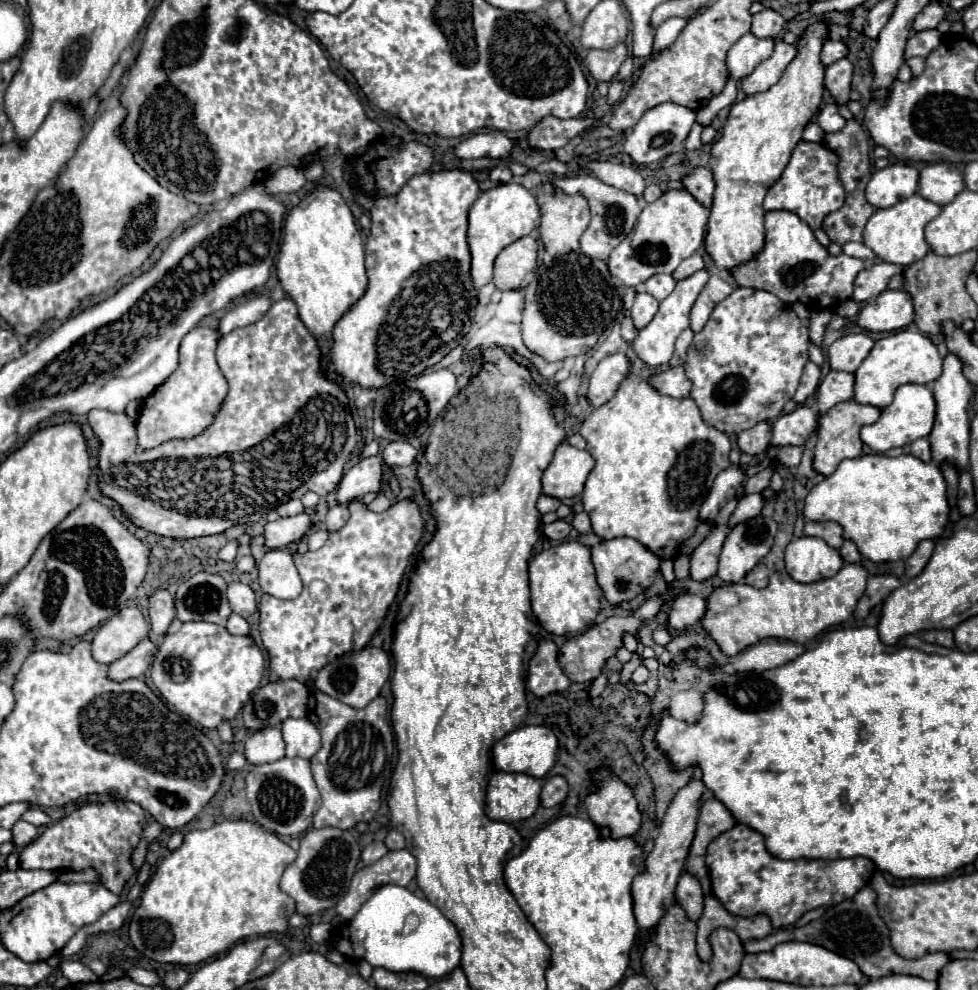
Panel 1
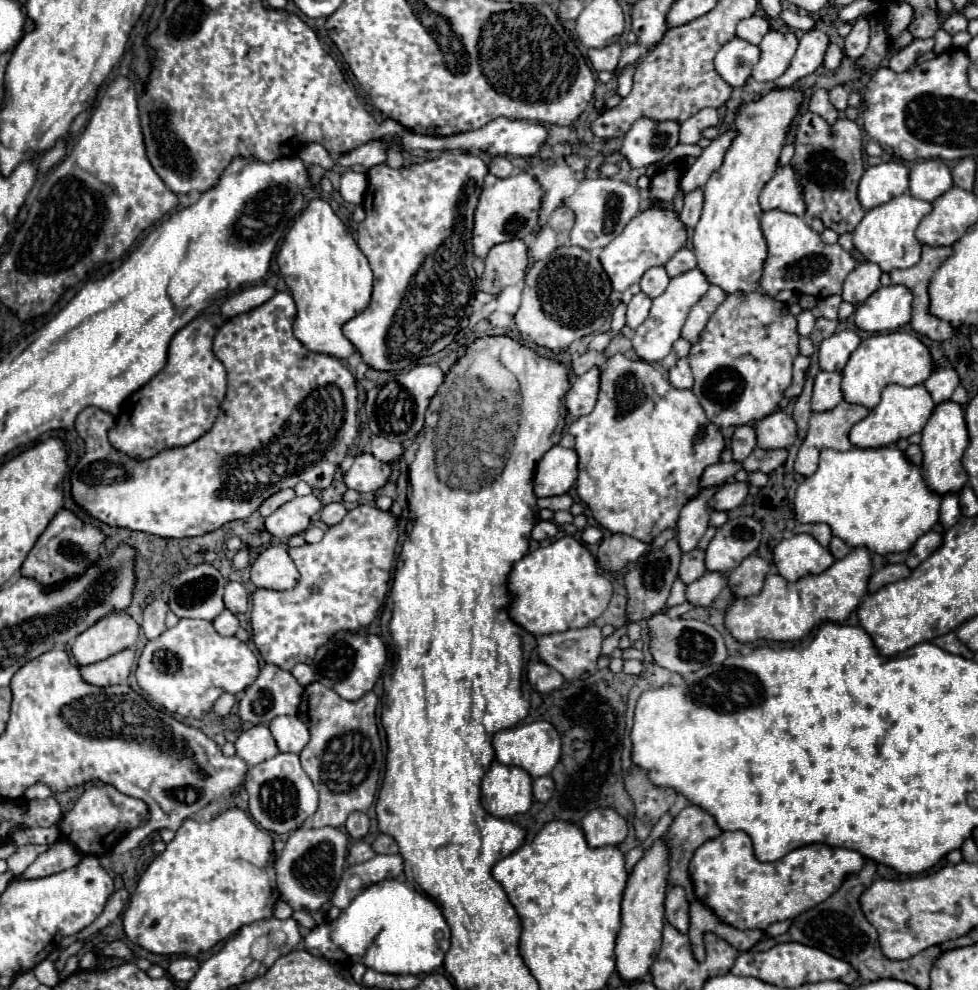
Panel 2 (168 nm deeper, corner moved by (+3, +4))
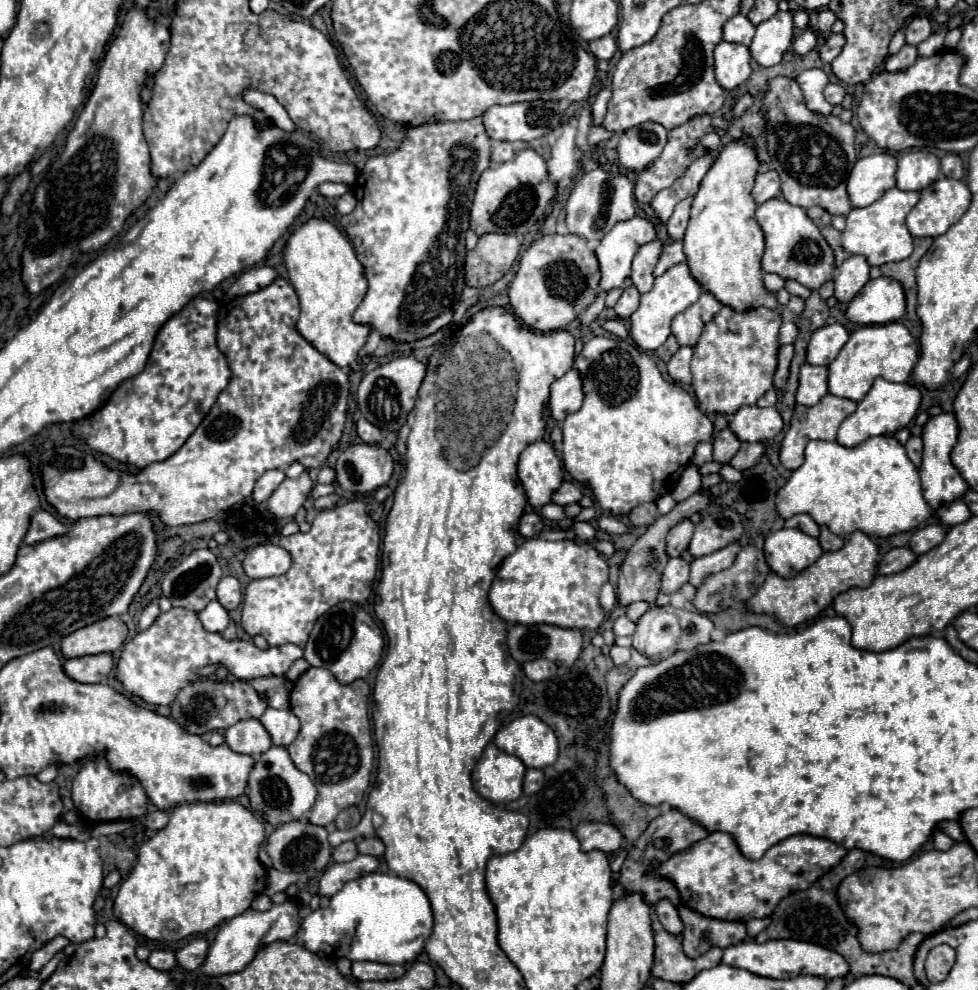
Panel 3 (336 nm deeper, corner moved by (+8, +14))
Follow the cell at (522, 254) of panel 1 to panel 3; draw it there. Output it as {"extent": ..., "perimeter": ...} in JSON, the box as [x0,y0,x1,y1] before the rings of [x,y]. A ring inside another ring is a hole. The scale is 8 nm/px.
{"extent":[464,234,520,288],"perimeter":[[[484,234],[474,250],[466,252],[464,280],[466,286],[484,288],[500,280],[516,262],[520,242],[512,234]]]}

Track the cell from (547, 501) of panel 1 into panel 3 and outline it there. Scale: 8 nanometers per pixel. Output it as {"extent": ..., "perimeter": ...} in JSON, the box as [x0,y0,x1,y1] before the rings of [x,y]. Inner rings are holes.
{"extent":[552,482,582,506],"perimeter":[[[564,482],[552,496],[552,502],[554,504],[560,504],[560,506],[568,506],[568,504],[574,504],[574,502],[580,502],[582,498],[582,492],[580,488],[574,484],[574,482]]]}

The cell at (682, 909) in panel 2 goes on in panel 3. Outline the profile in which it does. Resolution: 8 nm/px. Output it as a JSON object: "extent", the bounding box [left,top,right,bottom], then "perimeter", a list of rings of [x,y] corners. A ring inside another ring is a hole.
{"extent":[656,900,682,936],"perimeter":[[[660,900],[656,904],[656,916],[658,916],[658,920],[666,932],[670,932],[674,936],[682,934],[682,920],[680,920],[676,908],[668,900]]]}

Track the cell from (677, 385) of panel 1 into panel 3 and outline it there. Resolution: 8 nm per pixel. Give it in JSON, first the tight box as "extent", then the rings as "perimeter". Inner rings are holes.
{"extent":[668,346,694,384],"perimeter":[[[682,346],[670,358],[668,374],[672,376],[672,380],[676,380],[680,384],[690,384],[692,382],[692,374],[690,374],[690,358],[692,358],[692,354],[694,354],[694,350],[690,346]]]}

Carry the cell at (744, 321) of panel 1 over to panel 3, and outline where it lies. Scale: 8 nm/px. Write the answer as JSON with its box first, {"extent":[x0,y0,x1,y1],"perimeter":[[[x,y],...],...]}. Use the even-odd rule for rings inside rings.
{"extent":[692,306,782,416],"perimeter":[[[722,306],[720,314],[704,326],[702,336],[694,346],[692,386],[702,410],[732,416],[740,406],[756,404],[756,400],[770,390],[778,364],[780,326],[782,320],[776,310],[756,308],[736,312]]]}

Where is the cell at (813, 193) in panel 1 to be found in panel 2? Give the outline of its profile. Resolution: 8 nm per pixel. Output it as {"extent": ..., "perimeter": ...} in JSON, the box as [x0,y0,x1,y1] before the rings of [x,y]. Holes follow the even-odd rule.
{"extent":[759,164,805,216],"perimeter":[[[791,164],[777,168],[775,176],[765,184],[759,196],[763,210],[783,210],[797,216],[805,214],[805,198],[801,198],[801,186],[797,186],[795,170]]]}

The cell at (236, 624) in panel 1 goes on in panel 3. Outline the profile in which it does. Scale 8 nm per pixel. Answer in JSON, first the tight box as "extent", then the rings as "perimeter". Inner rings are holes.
{"extent":[198,600,230,632],"perimeter":[[[212,600],[212,604],[208,604],[208,608],[204,608],[204,610],[200,610],[198,616],[200,616],[204,630],[208,630],[208,632],[222,632],[230,622],[228,612],[220,606],[218,600]]]}

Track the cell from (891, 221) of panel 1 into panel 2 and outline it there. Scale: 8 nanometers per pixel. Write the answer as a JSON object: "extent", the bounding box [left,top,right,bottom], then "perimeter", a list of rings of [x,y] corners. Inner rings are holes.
{"extent":[853,194,933,272],"perimeter":[[[901,194],[891,202],[865,212],[865,218],[853,232],[853,244],[869,262],[879,264],[883,272],[891,272],[895,268],[909,268],[917,264],[921,256],[921,242],[915,238],[917,224],[927,214],[931,214],[931,210],[933,206],[929,202],[913,198],[911,194]]]}

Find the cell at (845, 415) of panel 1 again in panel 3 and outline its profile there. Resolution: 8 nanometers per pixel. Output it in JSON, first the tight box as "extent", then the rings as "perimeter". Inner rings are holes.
{"extent":[780,394,856,470],"perimeter":[[[826,394],[816,406],[796,406],[790,428],[784,434],[782,446],[780,446],[780,462],[786,470],[796,470],[804,462],[804,448],[810,440],[836,440],[838,426],[846,416],[850,416],[856,410],[856,402],[848,398],[838,398],[832,394]]]}

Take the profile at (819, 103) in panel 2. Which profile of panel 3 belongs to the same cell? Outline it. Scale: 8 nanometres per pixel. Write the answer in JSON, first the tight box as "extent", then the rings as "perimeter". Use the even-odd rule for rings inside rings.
{"extent":[796,70,832,114],"perimeter":[[[804,70],[796,76],[796,82],[804,94],[806,108],[816,114],[830,114],[832,106],[826,102],[822,90],[828,84],[828,76],[824,70]]]}

